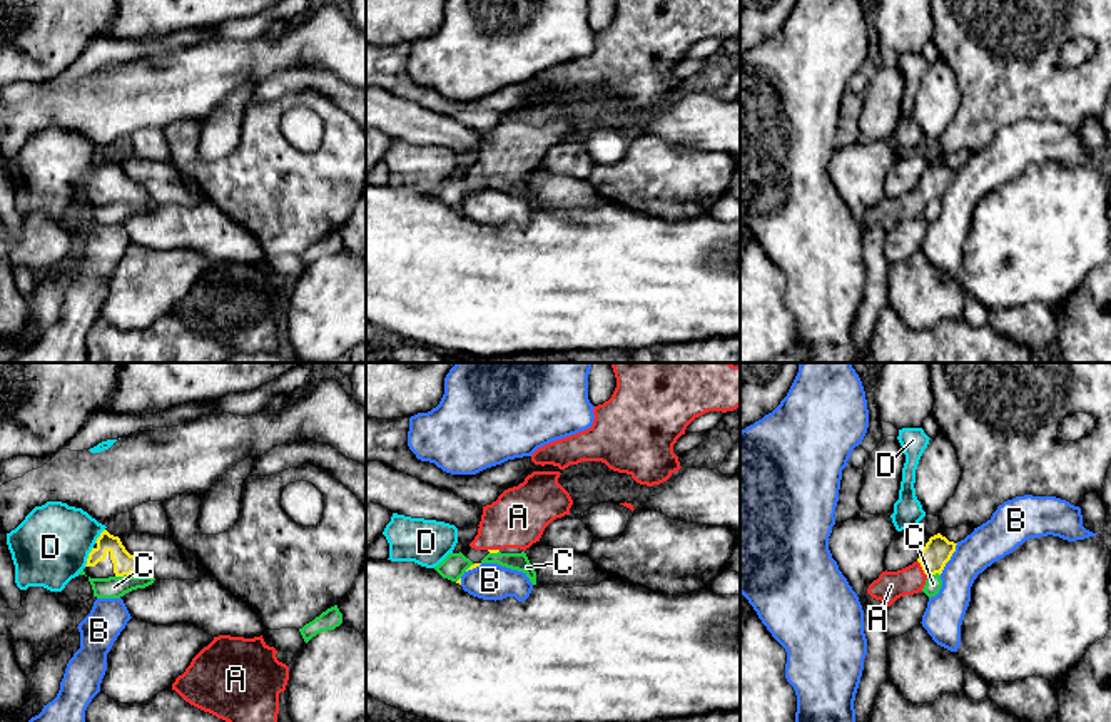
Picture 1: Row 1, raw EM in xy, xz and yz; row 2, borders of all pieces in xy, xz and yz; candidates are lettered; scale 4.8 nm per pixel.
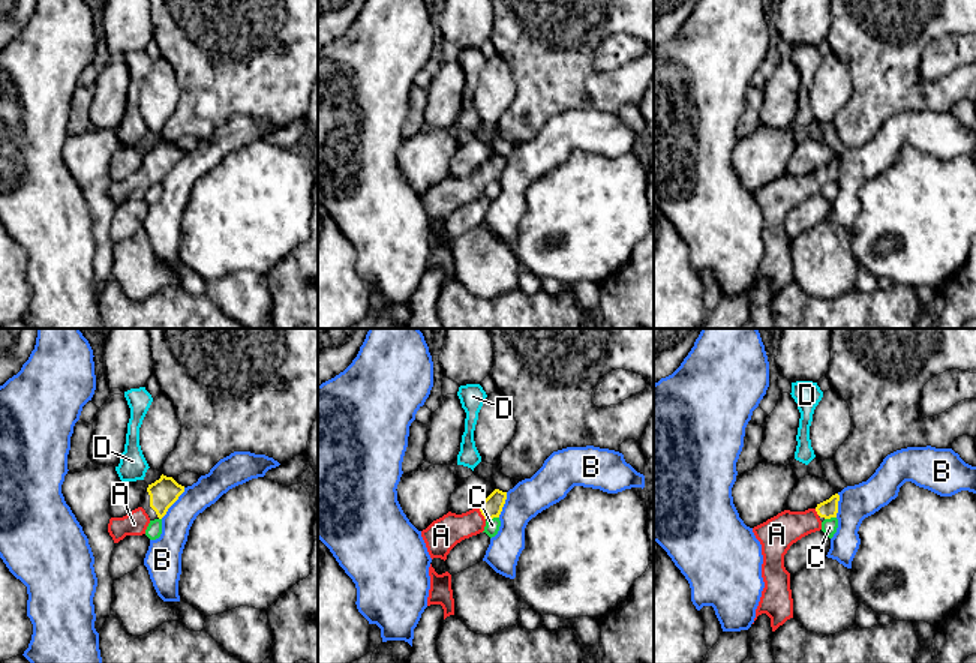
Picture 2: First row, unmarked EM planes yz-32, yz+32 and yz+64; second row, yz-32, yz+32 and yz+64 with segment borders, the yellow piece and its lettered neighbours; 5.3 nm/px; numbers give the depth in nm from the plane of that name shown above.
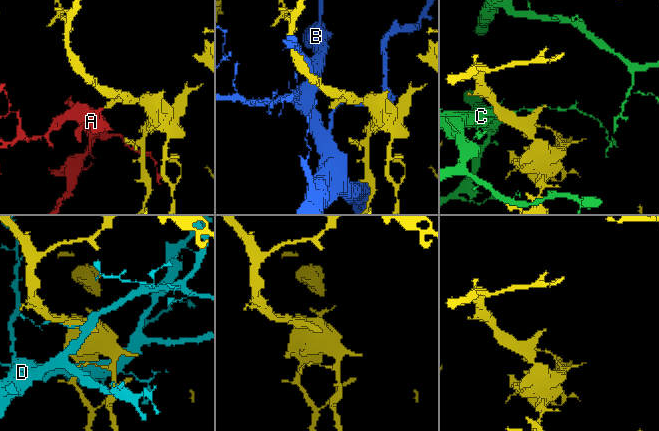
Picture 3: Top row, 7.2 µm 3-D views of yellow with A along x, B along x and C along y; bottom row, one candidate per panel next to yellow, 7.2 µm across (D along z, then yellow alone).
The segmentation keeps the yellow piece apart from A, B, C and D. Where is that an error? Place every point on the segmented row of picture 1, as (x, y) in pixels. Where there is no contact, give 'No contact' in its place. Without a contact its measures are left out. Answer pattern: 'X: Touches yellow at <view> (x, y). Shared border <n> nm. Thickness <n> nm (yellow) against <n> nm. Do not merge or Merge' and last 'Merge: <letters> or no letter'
A: Touches yellow at yz (923, 569). Shared border 90 nm. Thickness 140 nm (yellow) against 140 nm. Merge
B: Touches yellow at yz (949, 559). Shared border 180 nm. Thickness 140 nm (yellow) against 190 nm. Do not merge
C: Touches yellow at yz (933, 574). Shared border 70 nm. Thickness 140 nm (yellow) against 80 nm. Do not merge
D: Touches yellow at xy (89, 557). Shared border 100 nm. Thickness 110 nm (yellow) against 360 nm. Do not merge
Merge: A

